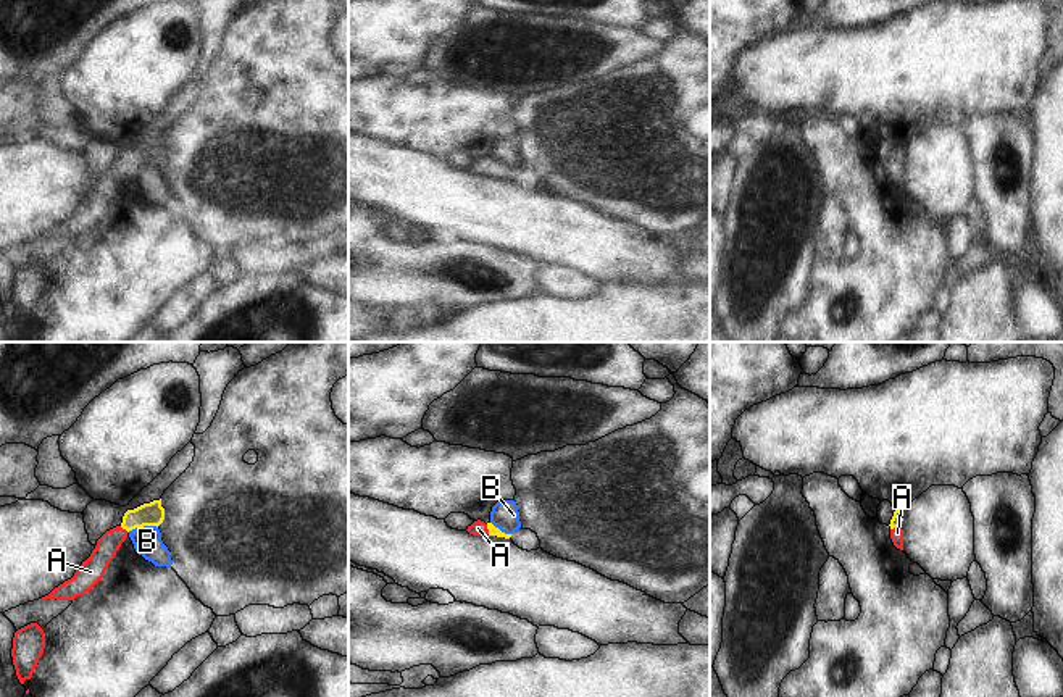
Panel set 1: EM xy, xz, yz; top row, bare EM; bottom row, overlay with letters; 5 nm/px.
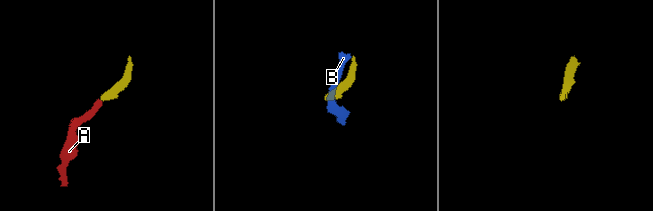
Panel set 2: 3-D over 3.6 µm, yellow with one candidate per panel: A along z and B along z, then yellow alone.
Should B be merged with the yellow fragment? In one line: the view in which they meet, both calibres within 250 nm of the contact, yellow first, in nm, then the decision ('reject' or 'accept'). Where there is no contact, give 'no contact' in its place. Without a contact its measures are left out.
xy | 120/140 nm | reject

